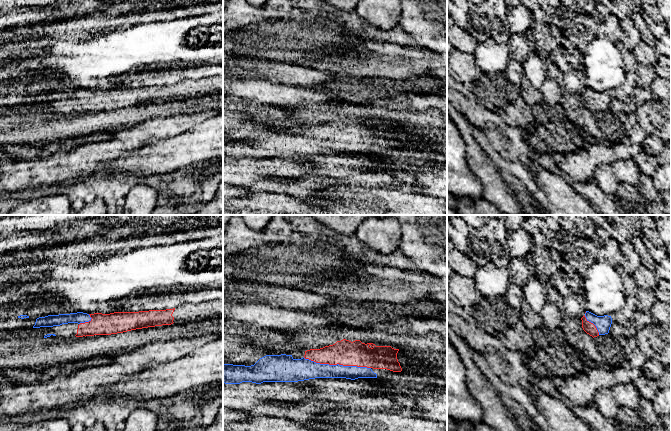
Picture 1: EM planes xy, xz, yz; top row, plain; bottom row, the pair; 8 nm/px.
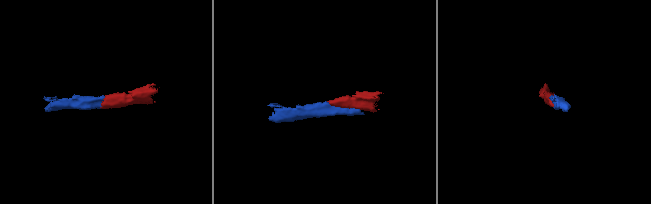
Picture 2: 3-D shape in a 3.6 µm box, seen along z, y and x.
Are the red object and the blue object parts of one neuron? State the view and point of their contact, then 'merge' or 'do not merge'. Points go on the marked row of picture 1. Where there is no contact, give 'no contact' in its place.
xz (337, 363) | merge

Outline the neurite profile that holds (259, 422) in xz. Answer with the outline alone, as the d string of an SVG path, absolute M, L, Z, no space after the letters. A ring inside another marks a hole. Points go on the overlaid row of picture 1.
M255 414L241 423L223 427L223 431L316 431L310 425L270 414Z

